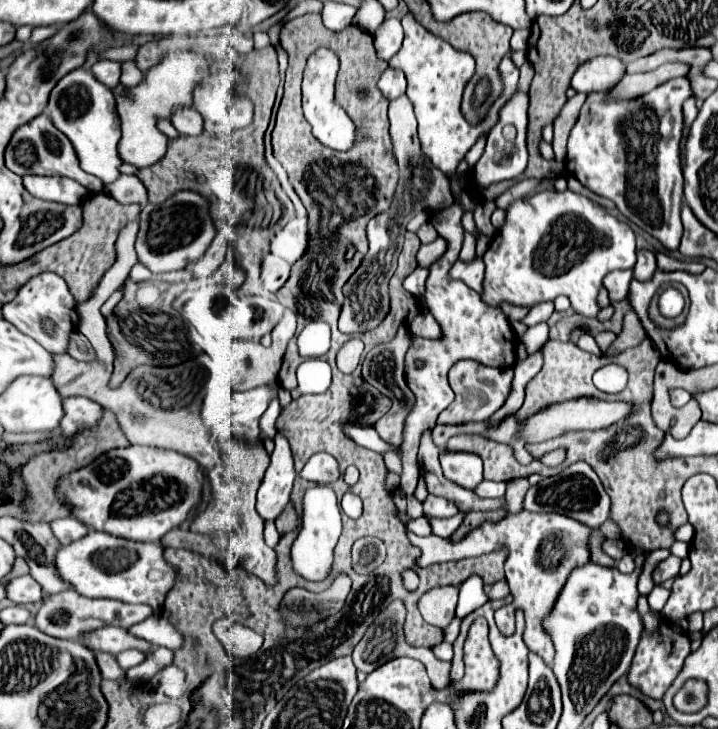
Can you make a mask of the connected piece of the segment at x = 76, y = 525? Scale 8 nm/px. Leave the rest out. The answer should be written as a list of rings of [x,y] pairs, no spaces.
[[[68,516],[68,518],[62,518],[62,520],[54,520],[52,522],[52,532],[54,536],[58,536],[60,544],[70,544],[74,540],[80,540],[88,534],[88,526],[82,524],[78,518],[74,516]]]

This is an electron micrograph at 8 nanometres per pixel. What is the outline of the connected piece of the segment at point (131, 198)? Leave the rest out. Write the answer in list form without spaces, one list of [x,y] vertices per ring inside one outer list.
[[[122,176],[116,180],[116,184],[106,186],[106,194],[110,194],[120,204],[148,204],[148,190],[138,176]]]

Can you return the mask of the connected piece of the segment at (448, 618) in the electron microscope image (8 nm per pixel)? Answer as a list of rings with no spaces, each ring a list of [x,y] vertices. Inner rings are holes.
[[[442,586],[428,590],[420,598],[418,608],[428,624],[436,624],[438,628],[444,630],[454,618],[456,602],[458,602],[458,586]]]

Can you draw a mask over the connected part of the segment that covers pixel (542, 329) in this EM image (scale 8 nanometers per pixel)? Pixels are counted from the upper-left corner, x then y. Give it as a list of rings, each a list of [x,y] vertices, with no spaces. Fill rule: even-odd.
[[[546,322],[528,328],[522,338],[522,343],[526,346],[529,356],[534,354],[548,339],[549,329],[549,325]]]

